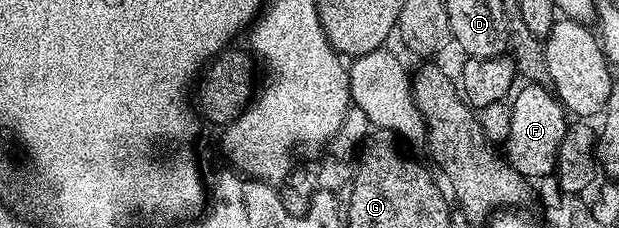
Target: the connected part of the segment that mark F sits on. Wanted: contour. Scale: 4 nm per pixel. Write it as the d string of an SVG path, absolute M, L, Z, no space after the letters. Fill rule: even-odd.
M522 84L516 90L511 104L511 135L507 142L507 160L526 179L545 177L557 168L557 152L563 143L567 110L544 85Z

